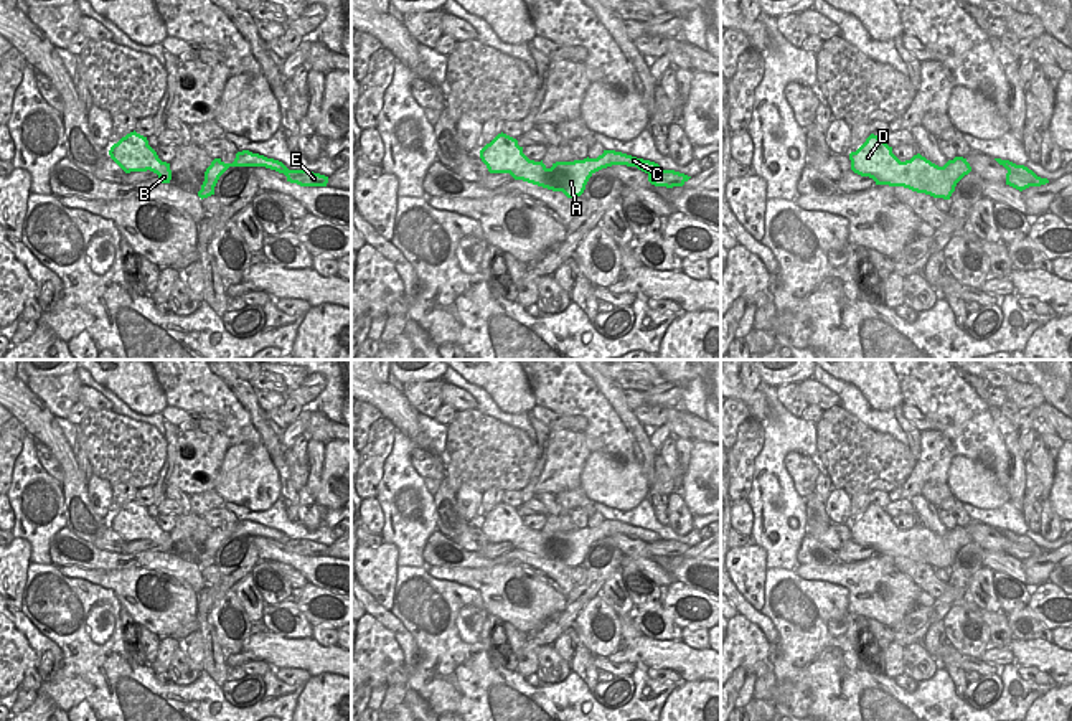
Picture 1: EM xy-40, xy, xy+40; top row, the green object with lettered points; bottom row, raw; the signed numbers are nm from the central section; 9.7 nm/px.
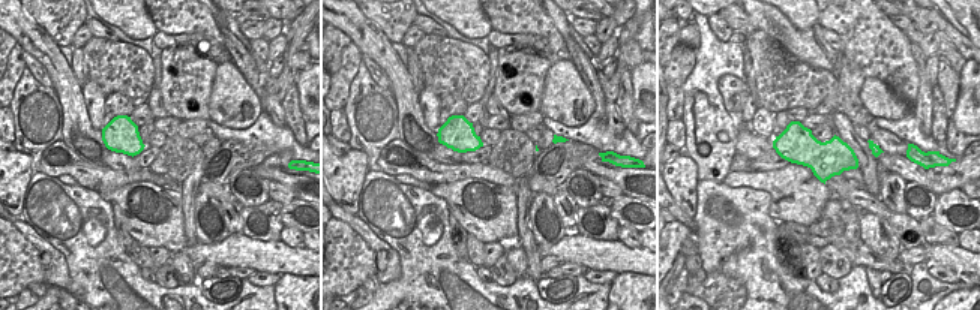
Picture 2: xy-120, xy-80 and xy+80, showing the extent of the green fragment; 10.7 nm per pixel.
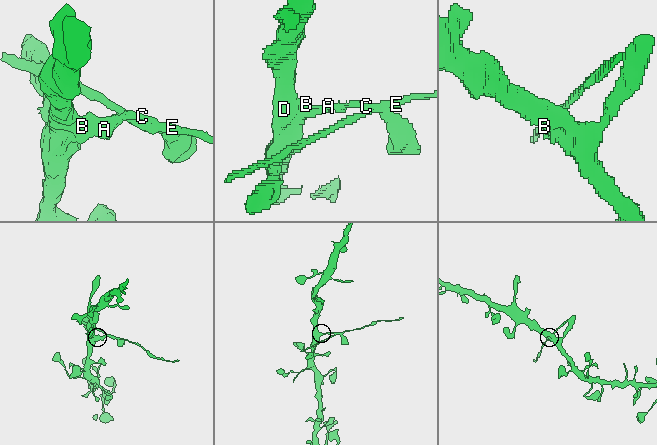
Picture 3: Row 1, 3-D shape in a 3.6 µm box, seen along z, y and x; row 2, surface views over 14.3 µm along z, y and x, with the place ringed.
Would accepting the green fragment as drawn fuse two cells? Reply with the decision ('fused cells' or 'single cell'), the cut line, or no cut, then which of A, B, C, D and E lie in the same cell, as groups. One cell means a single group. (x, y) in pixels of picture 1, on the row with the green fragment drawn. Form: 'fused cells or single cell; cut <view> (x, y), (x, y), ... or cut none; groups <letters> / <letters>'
fused cells; cut xy (564, 162), (566, 167), (553, 179), (559, 185), (553, 190); groups A C E / B D

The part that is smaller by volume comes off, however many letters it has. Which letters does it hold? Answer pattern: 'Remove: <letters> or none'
Remove: A, C, E

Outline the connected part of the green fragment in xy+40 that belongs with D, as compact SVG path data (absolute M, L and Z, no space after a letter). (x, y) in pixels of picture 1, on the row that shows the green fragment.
M871 134L866 142L849 153L851 170L861 177L869 177L876 185L904 186L924 193L932 183L922 178L932 170L940 170L920 153L910 160L900 162L884 139Z

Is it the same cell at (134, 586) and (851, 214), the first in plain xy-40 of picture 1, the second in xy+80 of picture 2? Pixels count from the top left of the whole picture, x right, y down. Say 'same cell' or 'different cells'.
different cells

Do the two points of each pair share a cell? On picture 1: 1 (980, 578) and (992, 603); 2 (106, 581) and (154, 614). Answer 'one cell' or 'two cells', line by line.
1: one cell
2: one cell

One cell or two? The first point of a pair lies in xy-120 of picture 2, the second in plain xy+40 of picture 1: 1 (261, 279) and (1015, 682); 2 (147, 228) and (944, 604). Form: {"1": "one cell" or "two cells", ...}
{"1": "two cells", "2": "two cells"}

